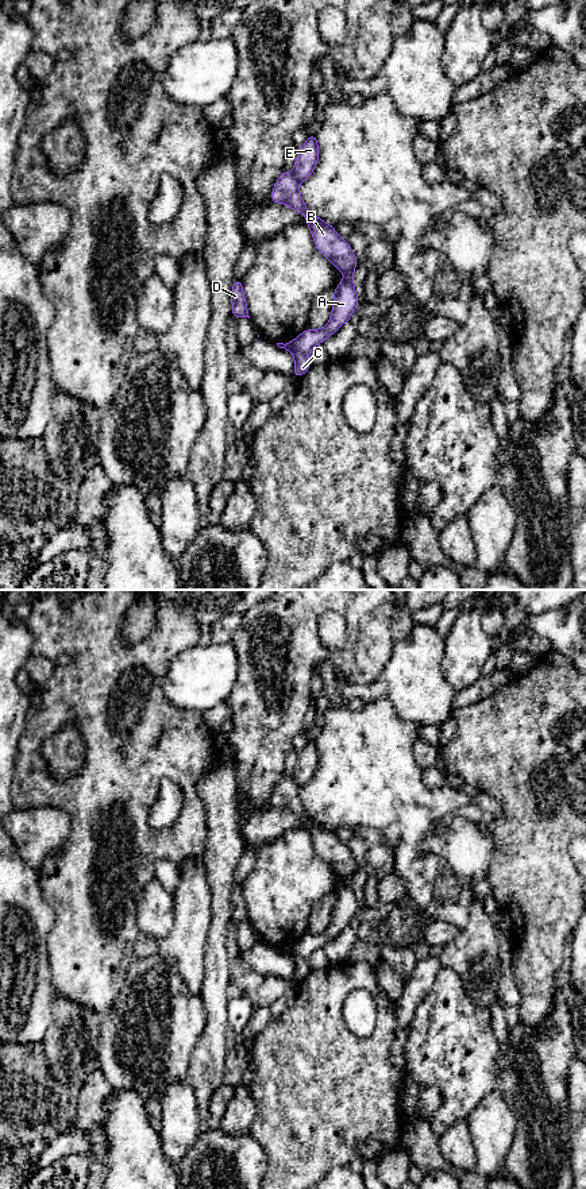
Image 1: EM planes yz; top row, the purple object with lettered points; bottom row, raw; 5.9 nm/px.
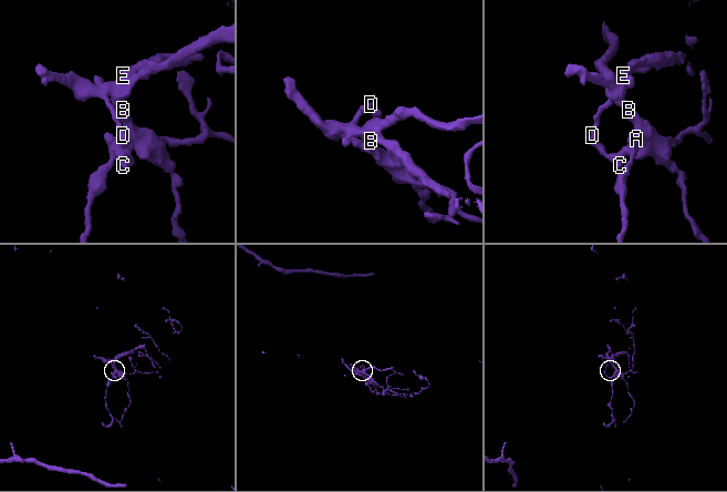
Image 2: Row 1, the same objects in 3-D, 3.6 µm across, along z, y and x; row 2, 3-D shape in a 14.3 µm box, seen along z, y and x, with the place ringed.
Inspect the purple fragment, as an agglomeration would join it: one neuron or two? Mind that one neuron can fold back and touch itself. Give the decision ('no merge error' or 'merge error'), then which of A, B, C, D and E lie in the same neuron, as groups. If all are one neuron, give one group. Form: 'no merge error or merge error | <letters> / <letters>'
merge error | A B / C D E

